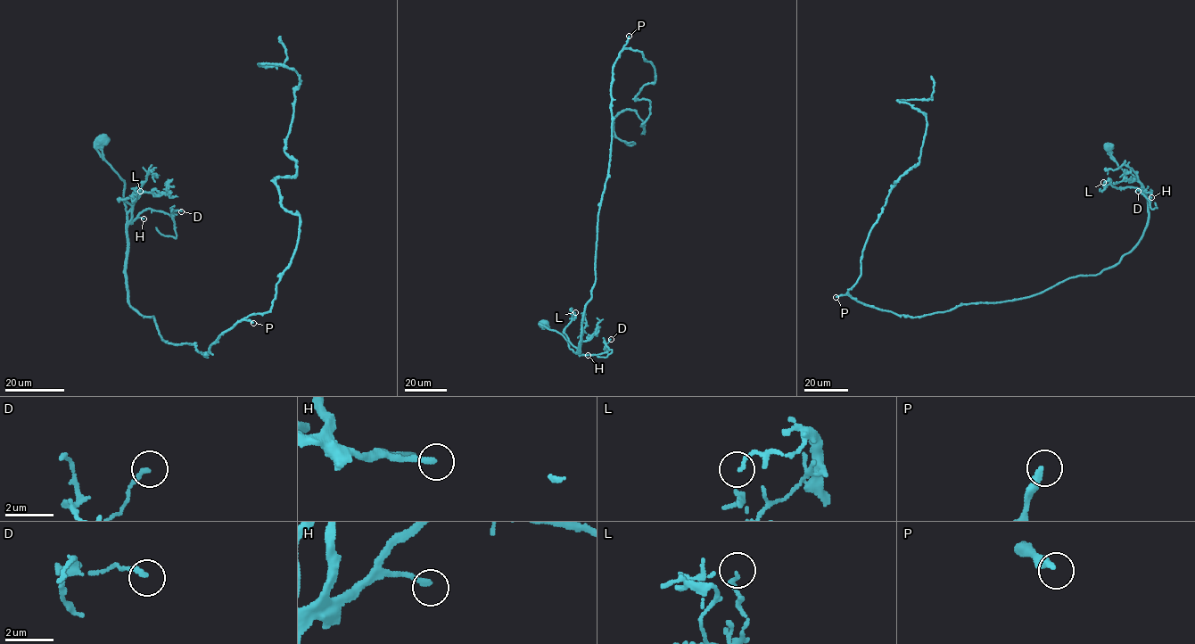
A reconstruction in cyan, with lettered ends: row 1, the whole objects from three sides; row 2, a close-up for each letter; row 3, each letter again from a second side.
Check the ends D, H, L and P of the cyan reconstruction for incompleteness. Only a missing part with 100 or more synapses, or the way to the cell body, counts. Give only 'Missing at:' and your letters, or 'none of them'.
Missing at: P

